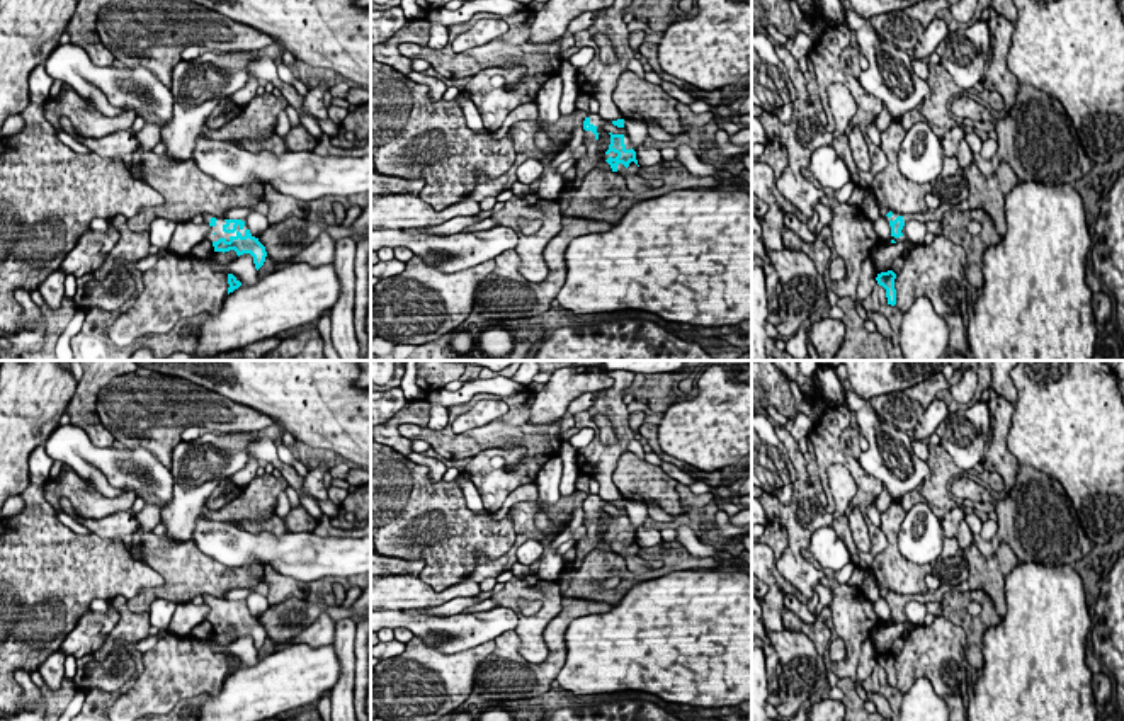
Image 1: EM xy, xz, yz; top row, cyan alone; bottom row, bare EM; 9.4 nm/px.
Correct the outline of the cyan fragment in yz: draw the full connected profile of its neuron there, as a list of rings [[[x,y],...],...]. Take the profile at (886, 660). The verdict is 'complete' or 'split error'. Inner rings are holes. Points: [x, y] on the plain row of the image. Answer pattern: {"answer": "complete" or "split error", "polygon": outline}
{"answer": "complete", "polygon": [[[893,651],[877,655],[876,661],[886,670],[888,685],[896,685],[896,670],[894,670],[896,655]]]}

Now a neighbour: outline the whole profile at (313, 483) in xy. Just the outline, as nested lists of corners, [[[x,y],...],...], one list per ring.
[[[325,463],[318,468],[309,469],[303,481],[303,493],[313,495],[318,500],[328,500],[328,491],[325,488],[328,471],[330,469]]]

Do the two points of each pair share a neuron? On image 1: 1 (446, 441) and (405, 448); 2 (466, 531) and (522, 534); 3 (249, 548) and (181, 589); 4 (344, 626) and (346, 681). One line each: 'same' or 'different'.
1: different
2: different
3: different
4: same

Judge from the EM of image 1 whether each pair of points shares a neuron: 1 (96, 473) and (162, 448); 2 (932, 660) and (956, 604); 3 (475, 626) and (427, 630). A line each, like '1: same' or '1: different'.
1: different
2: different
3: same

